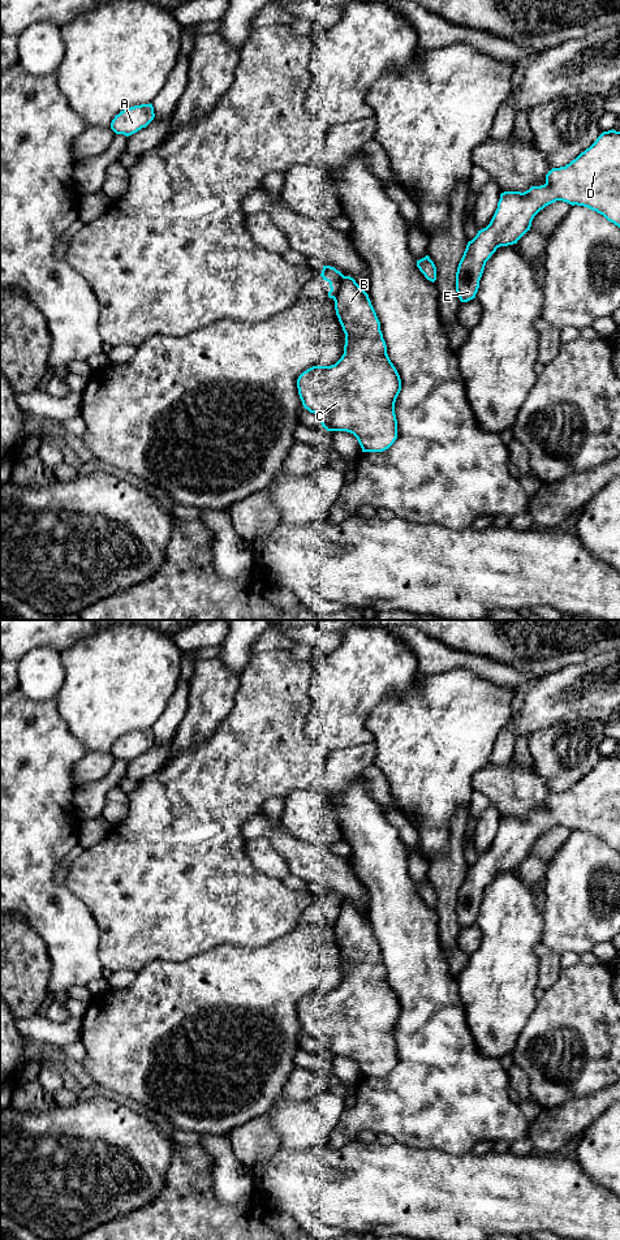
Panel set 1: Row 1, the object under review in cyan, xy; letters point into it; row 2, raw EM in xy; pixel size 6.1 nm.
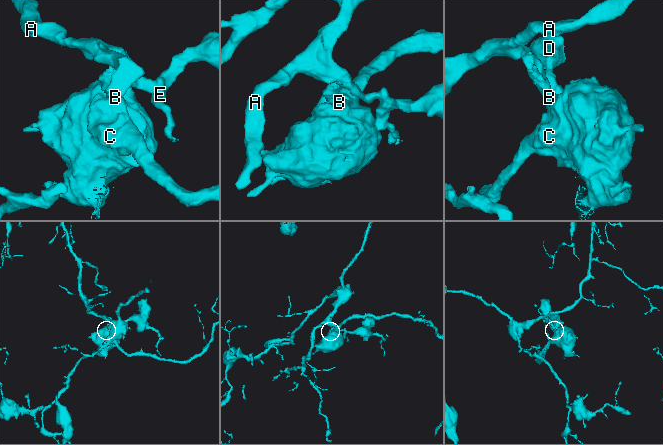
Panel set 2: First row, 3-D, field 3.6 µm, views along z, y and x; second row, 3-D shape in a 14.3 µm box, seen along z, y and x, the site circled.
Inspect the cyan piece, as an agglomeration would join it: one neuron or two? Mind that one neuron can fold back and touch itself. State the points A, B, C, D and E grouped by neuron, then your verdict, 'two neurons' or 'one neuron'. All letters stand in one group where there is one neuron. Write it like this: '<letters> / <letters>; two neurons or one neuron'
A D E / B C; two neurons

